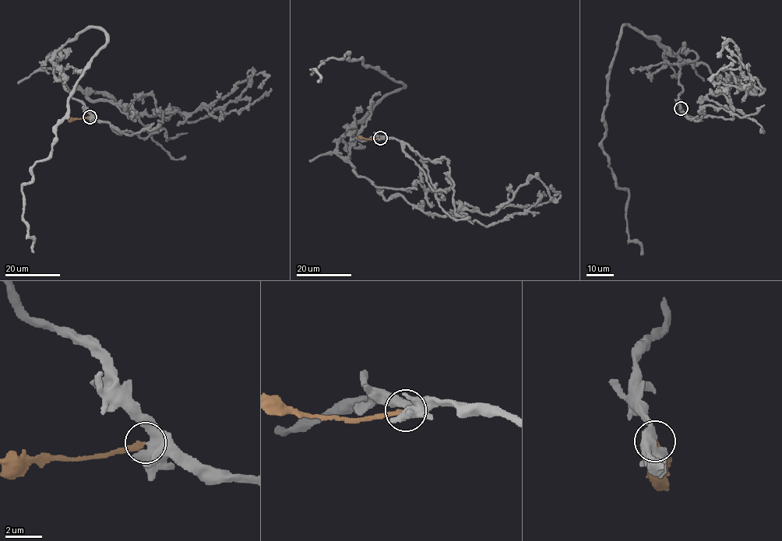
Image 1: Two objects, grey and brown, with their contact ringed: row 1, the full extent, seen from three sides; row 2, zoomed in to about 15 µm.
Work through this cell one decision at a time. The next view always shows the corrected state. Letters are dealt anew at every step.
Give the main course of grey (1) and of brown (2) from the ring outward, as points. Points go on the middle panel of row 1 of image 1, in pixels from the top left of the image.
1: (380, 138), (354, 138), (349, 159), (341, 136), (403, 84), (346, 54), (310, 68), (319, 79)
2: (380, 138), (365, 138), (358, 136)

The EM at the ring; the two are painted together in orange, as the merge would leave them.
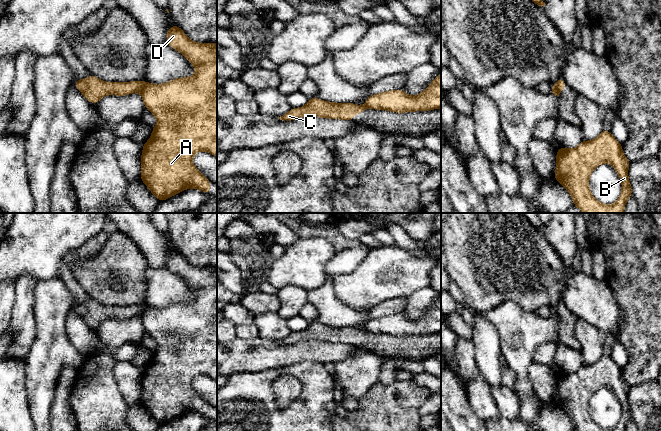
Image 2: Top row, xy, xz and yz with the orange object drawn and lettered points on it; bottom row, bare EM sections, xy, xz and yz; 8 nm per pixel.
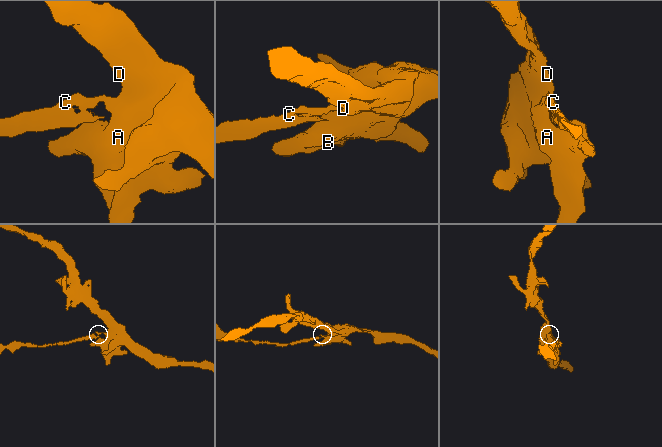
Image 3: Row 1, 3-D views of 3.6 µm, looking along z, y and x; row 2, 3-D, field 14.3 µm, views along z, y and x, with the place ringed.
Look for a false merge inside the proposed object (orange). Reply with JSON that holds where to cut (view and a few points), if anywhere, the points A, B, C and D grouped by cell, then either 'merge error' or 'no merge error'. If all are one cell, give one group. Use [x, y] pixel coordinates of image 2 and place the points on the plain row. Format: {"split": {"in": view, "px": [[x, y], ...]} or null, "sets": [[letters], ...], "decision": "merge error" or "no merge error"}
{"split": {"in": "xy", "px": [[146, 306], [146, 309], [140, 316]]}, "sets": [["A", "B", "D"], ["C"]], "decision": "merge error"}

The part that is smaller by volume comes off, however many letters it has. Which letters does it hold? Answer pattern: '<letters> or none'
C

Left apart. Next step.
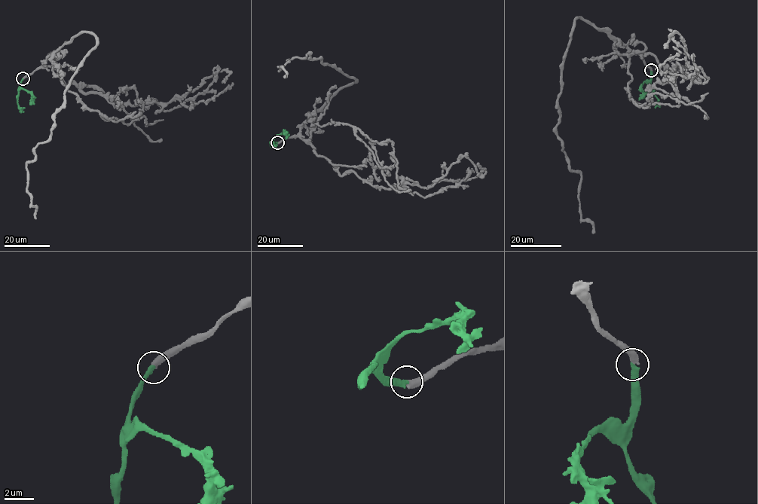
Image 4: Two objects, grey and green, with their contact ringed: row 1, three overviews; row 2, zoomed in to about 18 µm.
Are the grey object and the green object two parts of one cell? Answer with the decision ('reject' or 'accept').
accept

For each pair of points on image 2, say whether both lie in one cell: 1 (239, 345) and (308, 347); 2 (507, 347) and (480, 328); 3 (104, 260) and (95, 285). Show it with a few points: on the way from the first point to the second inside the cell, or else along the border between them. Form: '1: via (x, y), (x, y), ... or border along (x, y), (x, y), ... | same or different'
1: via (256, 352), (291, 352) | same
2: border along (488, 321), (498, 334), (501, 351) | different
3: via (104, 266), (104, 276), (101, 279) | same

